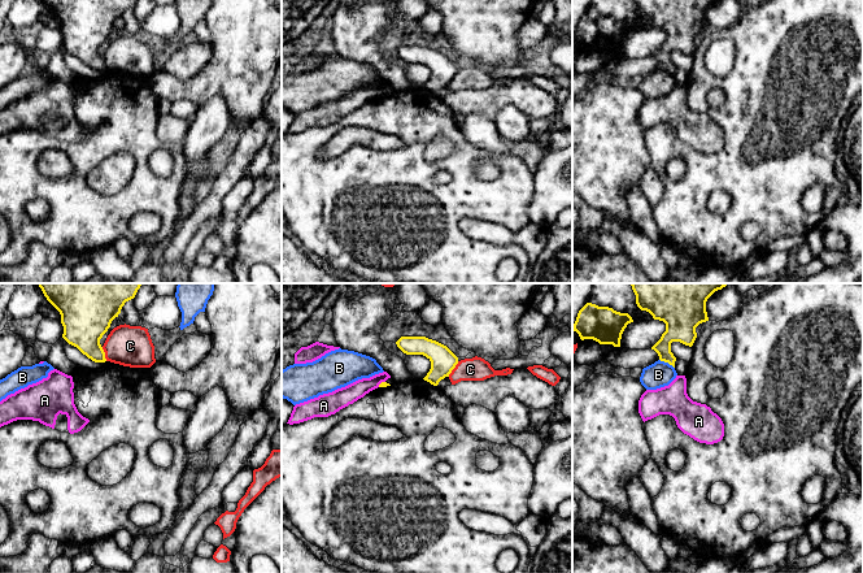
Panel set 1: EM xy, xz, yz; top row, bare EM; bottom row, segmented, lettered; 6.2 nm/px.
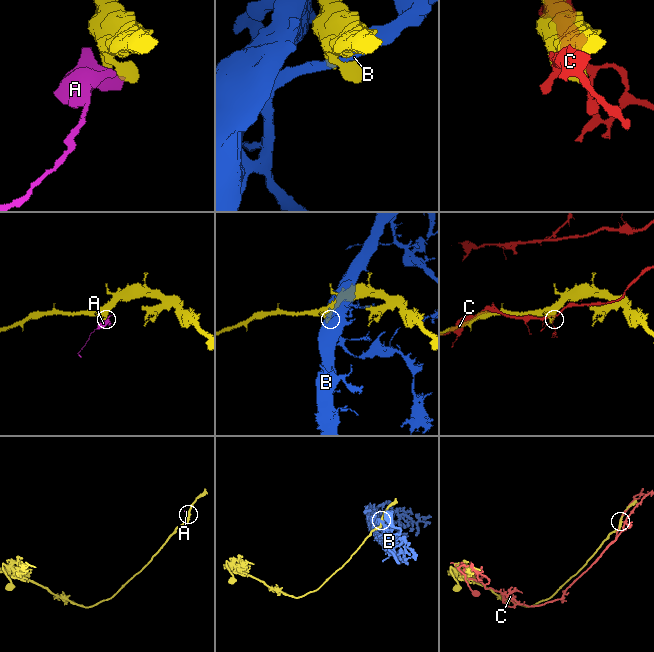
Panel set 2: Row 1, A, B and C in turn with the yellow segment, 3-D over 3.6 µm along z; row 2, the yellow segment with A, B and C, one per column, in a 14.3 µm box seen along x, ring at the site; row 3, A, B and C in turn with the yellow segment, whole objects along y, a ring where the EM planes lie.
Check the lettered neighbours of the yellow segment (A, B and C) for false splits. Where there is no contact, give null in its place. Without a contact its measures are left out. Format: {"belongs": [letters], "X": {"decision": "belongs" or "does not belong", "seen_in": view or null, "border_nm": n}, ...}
{"belongs": [], "A": {"decision": "does not belong", "seen_in": "xz", "border_nm": 60}, "B": {"decision": "does not belong", "seen_in": "yz", "border_nm": 110}, "C": {"decision": "does not belong", "seen_in": "xz", "border_nm": 120}}

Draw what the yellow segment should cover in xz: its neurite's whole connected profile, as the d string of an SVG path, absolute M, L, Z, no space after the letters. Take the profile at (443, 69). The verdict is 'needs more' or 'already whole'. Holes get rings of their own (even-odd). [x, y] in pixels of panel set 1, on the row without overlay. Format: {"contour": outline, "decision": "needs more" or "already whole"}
{"contour": "M401 45L397 56L406 64L423 64L431 70L431 78L423 87L433 95L449 86L458 66L444 53L426 45Z", "decision": "already whole"}

